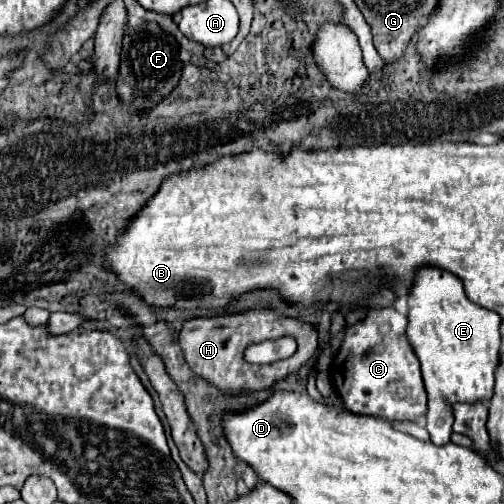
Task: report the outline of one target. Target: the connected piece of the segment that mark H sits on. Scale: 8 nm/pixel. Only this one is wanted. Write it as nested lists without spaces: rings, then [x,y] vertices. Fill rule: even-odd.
[[[249,310],[235,316],[187,320],[179,334],[179,344],[185,352],[185,360],[189,362],[195,374],[207,378],[221,390],[241,392],[241,390],[263,390],[271,386],[275,380],[281,380],[287,374],[299,370],[299,366],[305,364],[317,350],[317,332],[309,324],[303,324],[301,320],[279,316],[275,310]],[[281,336],[293,336],[297,340],[297,352],[291,358],[263,366],[247,364],[243,360],[243,350],[249,344],[275,340]]]

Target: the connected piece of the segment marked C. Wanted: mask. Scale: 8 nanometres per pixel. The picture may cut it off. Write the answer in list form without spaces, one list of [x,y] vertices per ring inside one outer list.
[[[373,308],[353,326],[345,328],[341,348],[333,360],[333,382],[339,398],[355,414],[381,416],[389,422],[415,420],[427,412],[427,392],[419,360],[405,336],[407,318],[395,308]]]

